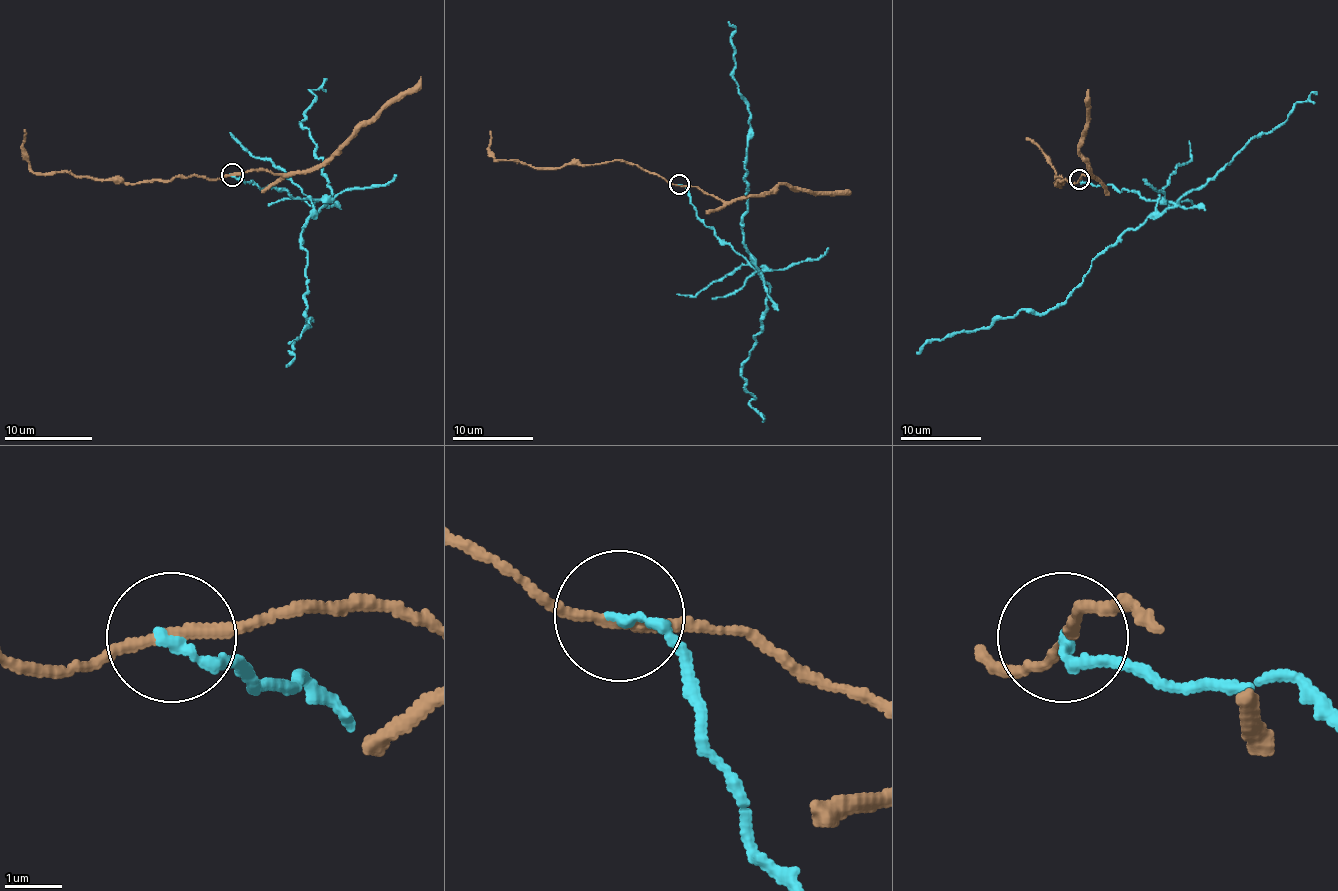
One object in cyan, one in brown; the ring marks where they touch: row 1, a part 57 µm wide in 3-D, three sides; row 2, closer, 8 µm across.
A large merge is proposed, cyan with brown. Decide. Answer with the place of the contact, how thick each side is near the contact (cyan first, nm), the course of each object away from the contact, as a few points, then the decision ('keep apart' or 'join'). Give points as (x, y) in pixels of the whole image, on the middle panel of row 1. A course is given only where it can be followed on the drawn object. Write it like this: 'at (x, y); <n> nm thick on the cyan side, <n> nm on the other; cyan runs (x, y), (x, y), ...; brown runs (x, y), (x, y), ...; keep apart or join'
at (679, 184); 190 nm thick on the cyan side, 190 nm on the other; cyan runs (678, 185), (696, 215), (752, 259), (742, 213), (750, 112), (728, 22); brown runs (678, 185), (670, 185), (624, 161), (533, 167), (517, 161), (499, 161), (491, 155), (489, 131); keep apart

